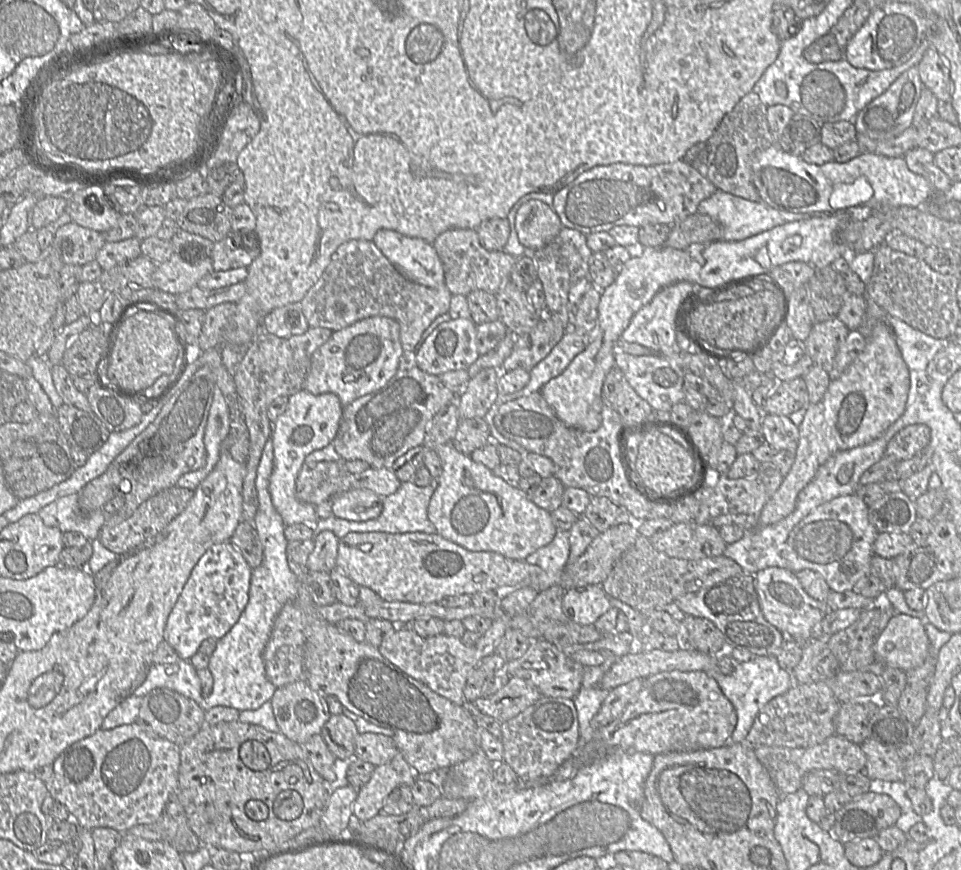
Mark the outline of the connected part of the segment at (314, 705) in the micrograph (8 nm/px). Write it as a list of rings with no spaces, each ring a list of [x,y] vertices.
[[[305,680],[277,688],[270,703],[281,733],[299,745],[304,744],[311,736],[320,734],[331,717],[323,697],[315,693]]]

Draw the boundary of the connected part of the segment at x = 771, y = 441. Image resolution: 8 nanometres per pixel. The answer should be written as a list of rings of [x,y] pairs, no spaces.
[[[762,415],[762,434],[766,443],[777,451],[795,450],[799,441],[799,430],[785,415]]]

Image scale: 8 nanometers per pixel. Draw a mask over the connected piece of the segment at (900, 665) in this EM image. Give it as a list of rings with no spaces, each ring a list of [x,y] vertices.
[[[894,613],[875,642],[875,653],[881,666],[907,672],[929,659],[932,650],[919,618]]]

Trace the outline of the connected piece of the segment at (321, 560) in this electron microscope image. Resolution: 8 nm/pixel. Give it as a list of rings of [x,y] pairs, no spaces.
[[[329,530],[316,534],[313,538],[315,546],[307,560],[310,572],[328,572],[336,568],[336,559],[340,539]]]

